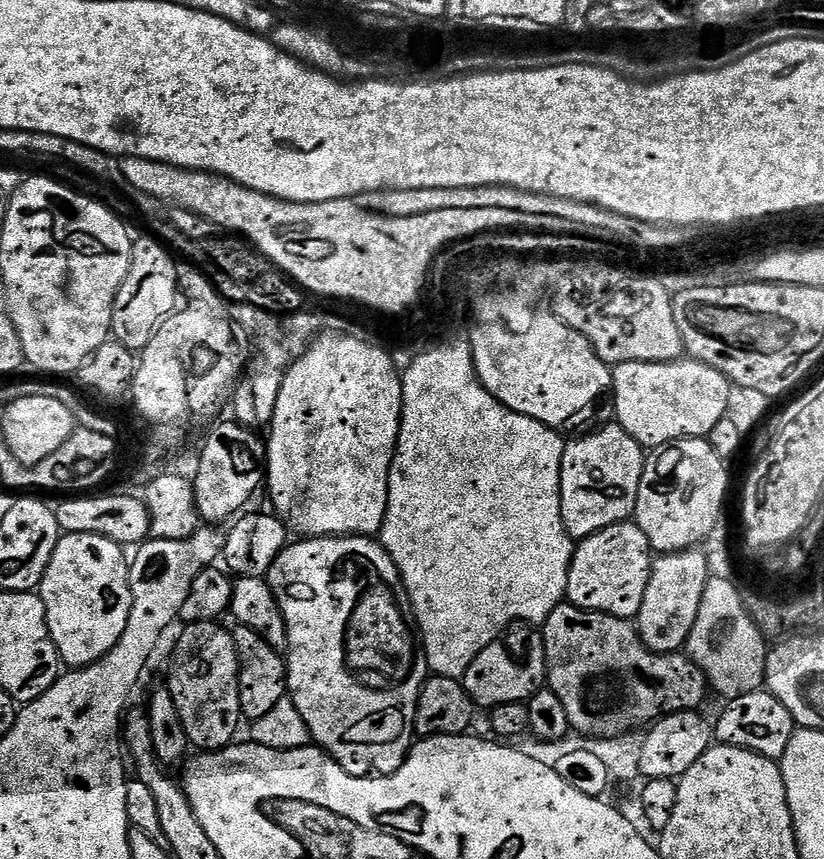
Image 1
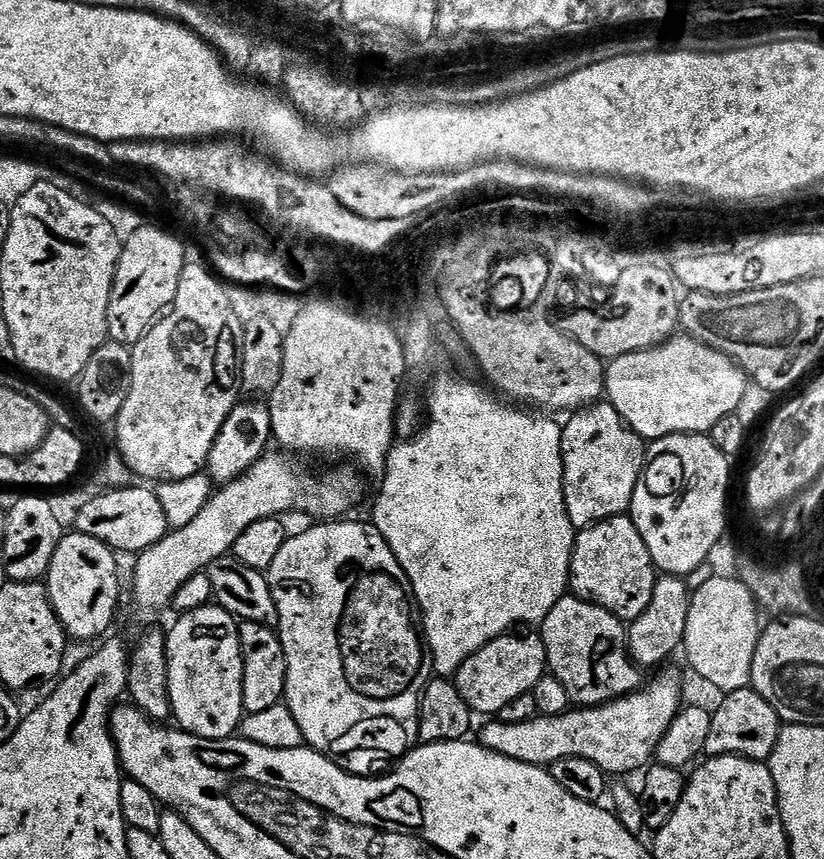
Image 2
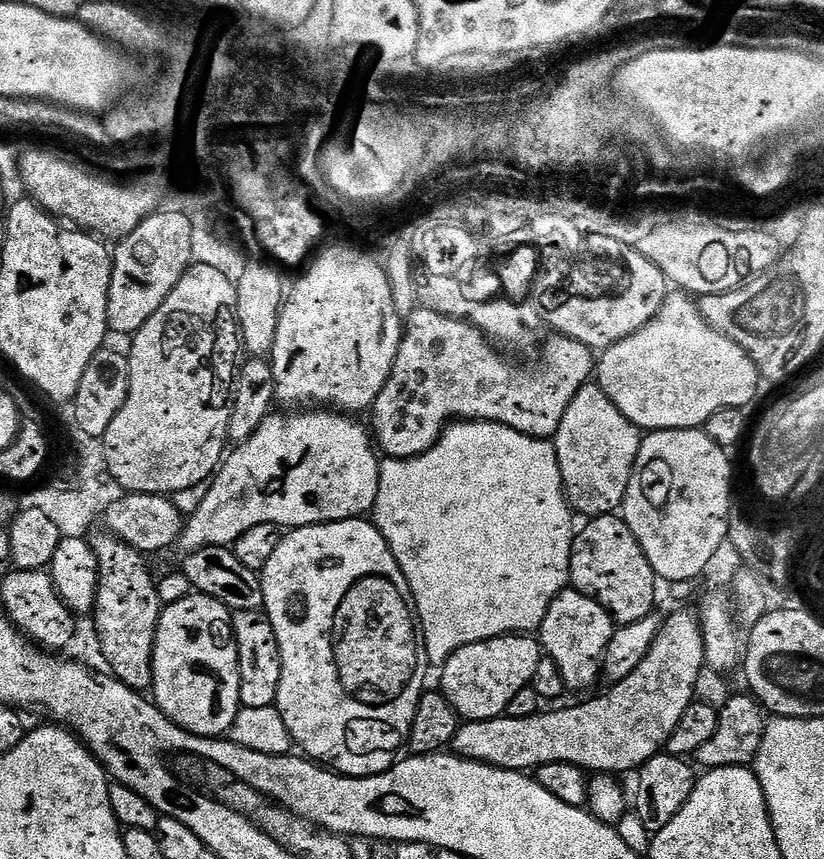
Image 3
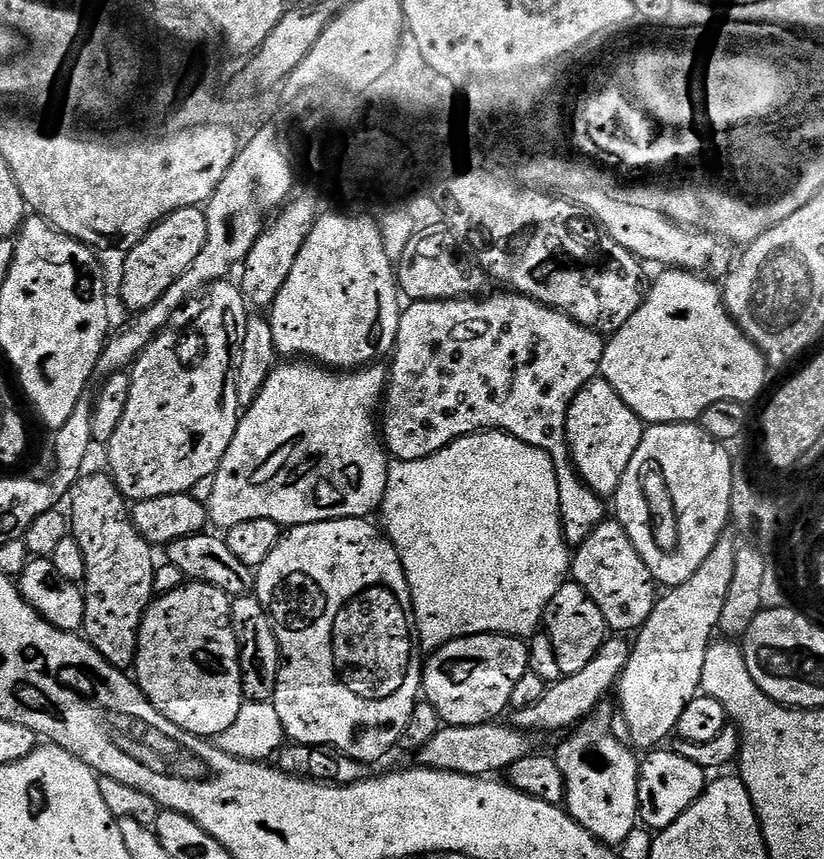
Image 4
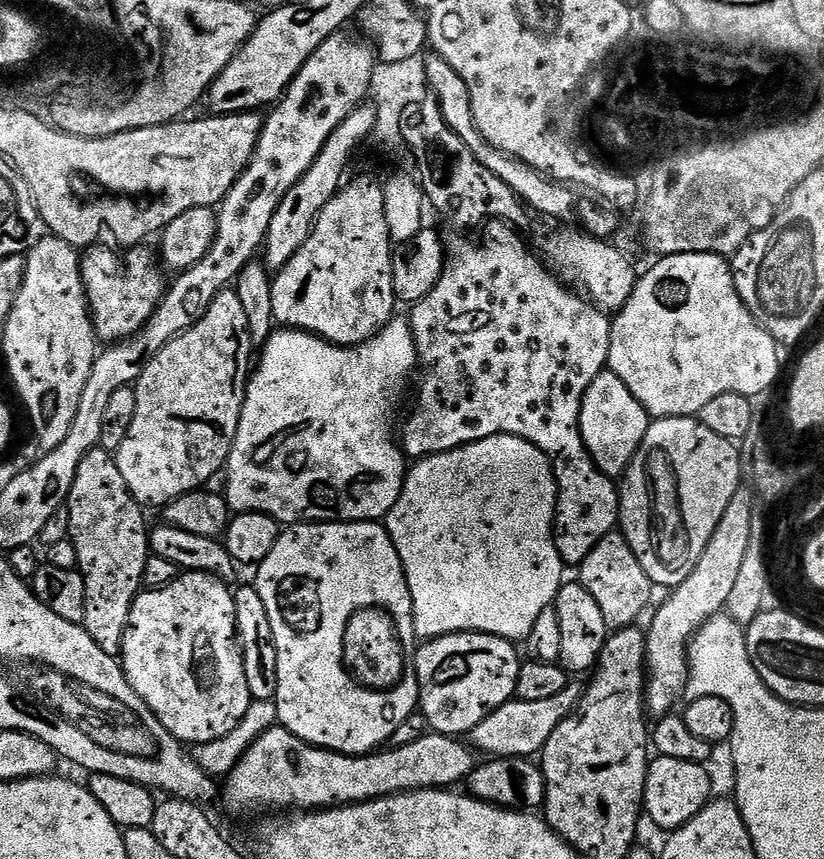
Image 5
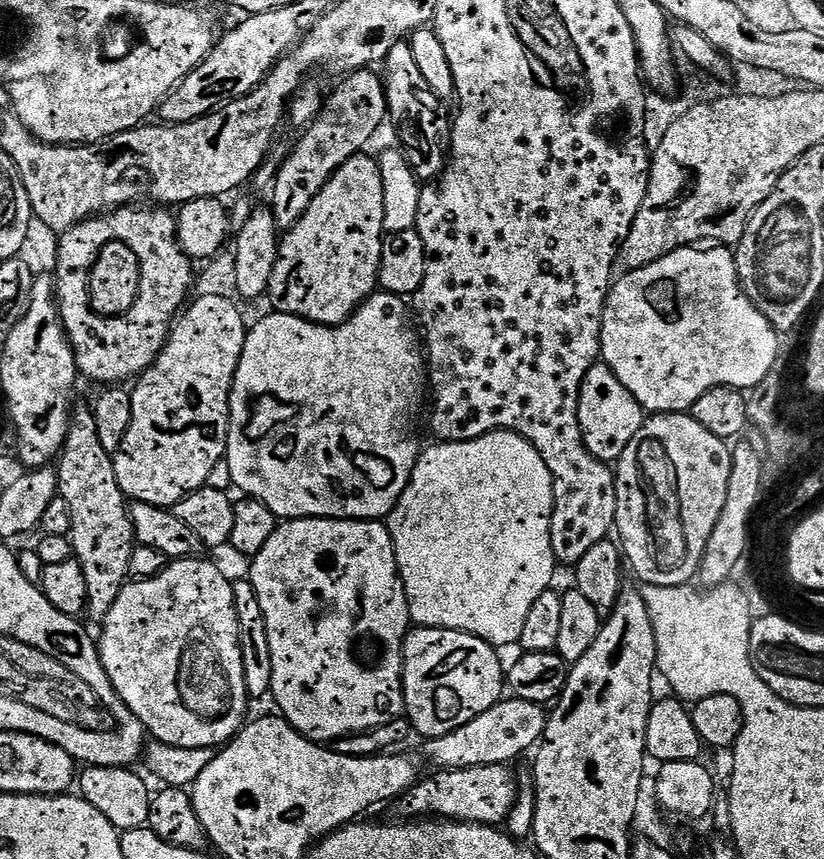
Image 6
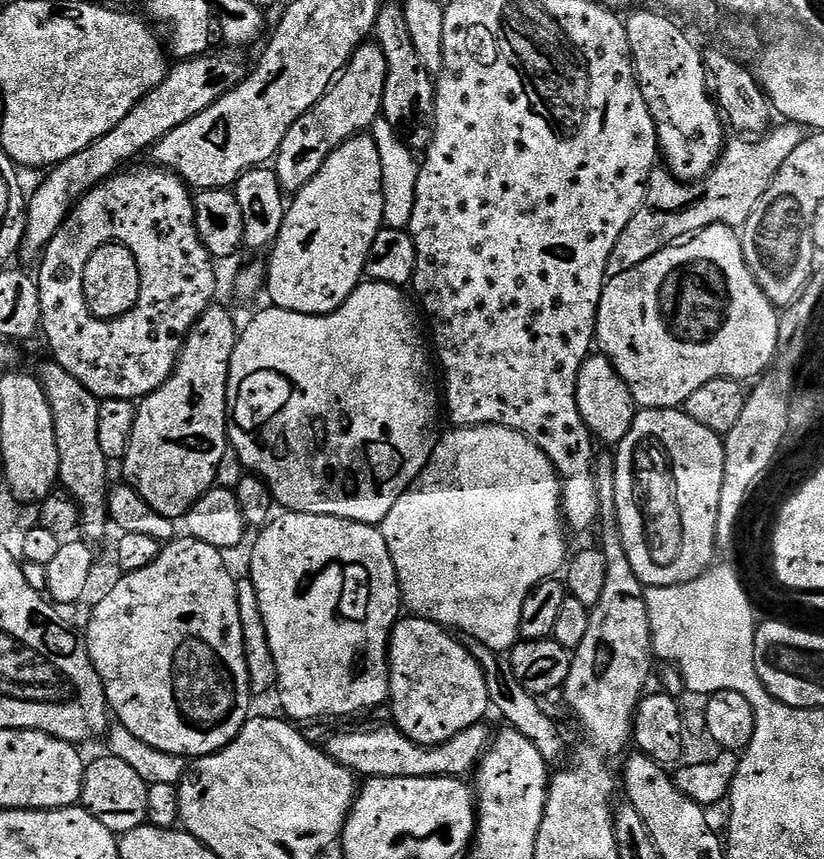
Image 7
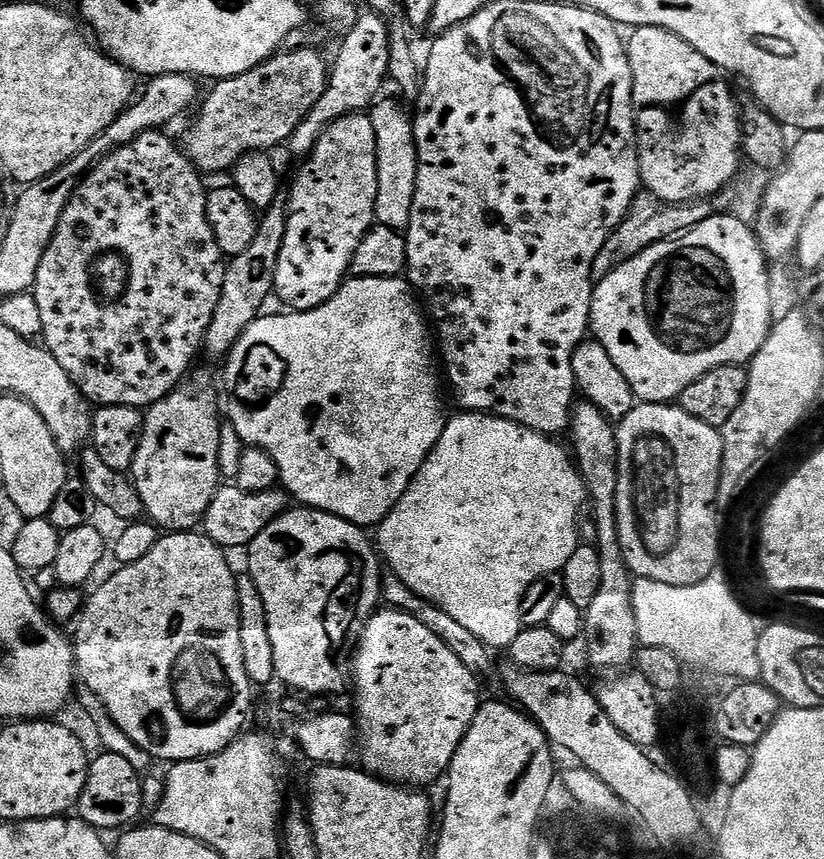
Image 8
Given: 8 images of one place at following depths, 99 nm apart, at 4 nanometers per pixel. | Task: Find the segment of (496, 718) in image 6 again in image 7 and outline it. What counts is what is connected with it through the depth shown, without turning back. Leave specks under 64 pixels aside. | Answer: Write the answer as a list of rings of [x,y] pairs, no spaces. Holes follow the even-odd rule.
[[[481,722],[454,734],[445,744],[415,744],[399,728],[372,728],[369,732],[340,732],[326,743],[328,757],[360,778],[426,778],[427,776],[467,777],[480,763],[493,739],[493,729]]]

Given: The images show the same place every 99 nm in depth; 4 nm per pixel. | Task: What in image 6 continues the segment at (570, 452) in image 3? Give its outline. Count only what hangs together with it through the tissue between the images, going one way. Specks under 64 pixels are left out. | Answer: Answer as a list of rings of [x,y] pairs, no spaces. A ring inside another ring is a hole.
[[[598,362],[590,366],[586,378],[580,387],[580,397],[578,398],[578,422],[584,435],[584,445],[594,458],[605,462],[615,462],[620,455],[634,442],[634,434],[642,430],[646,413],[640,403],[622,386],[618,374],[610,370],[610,366],[603,362]]]

